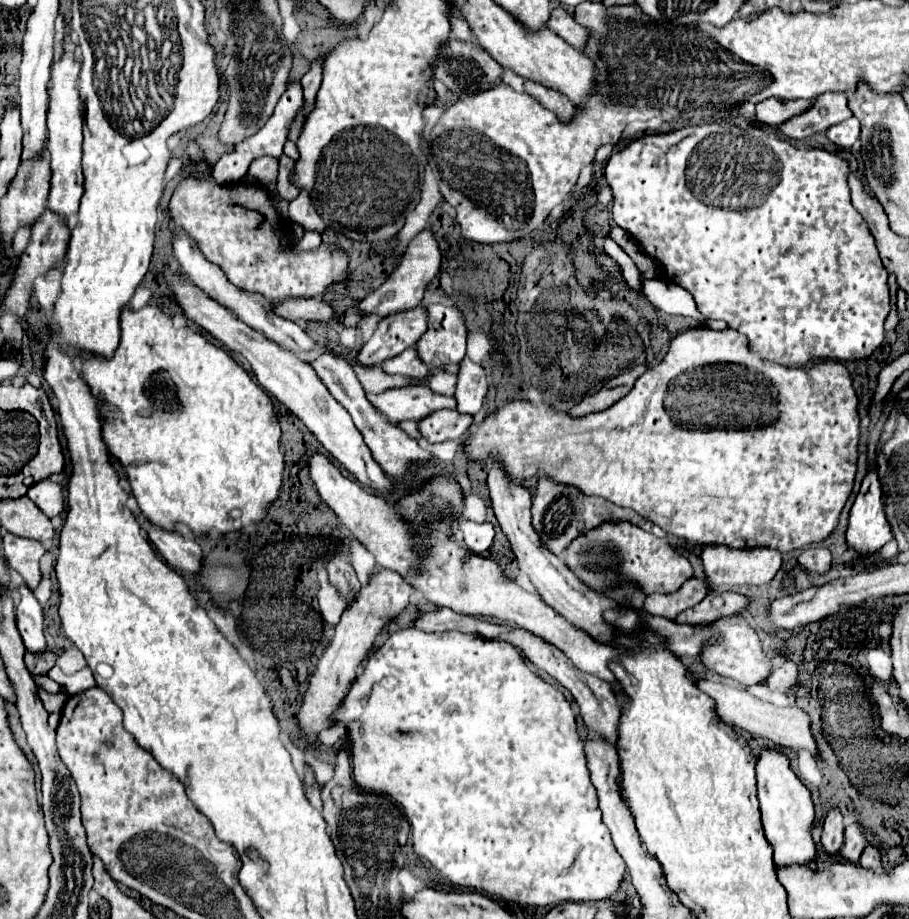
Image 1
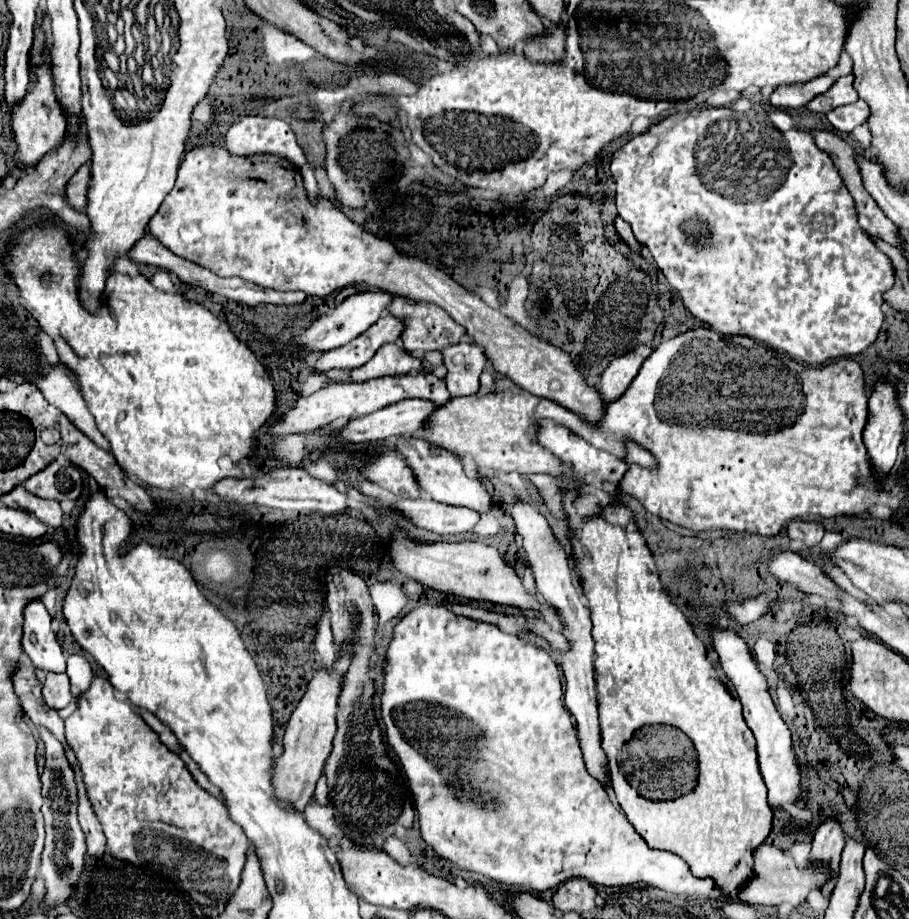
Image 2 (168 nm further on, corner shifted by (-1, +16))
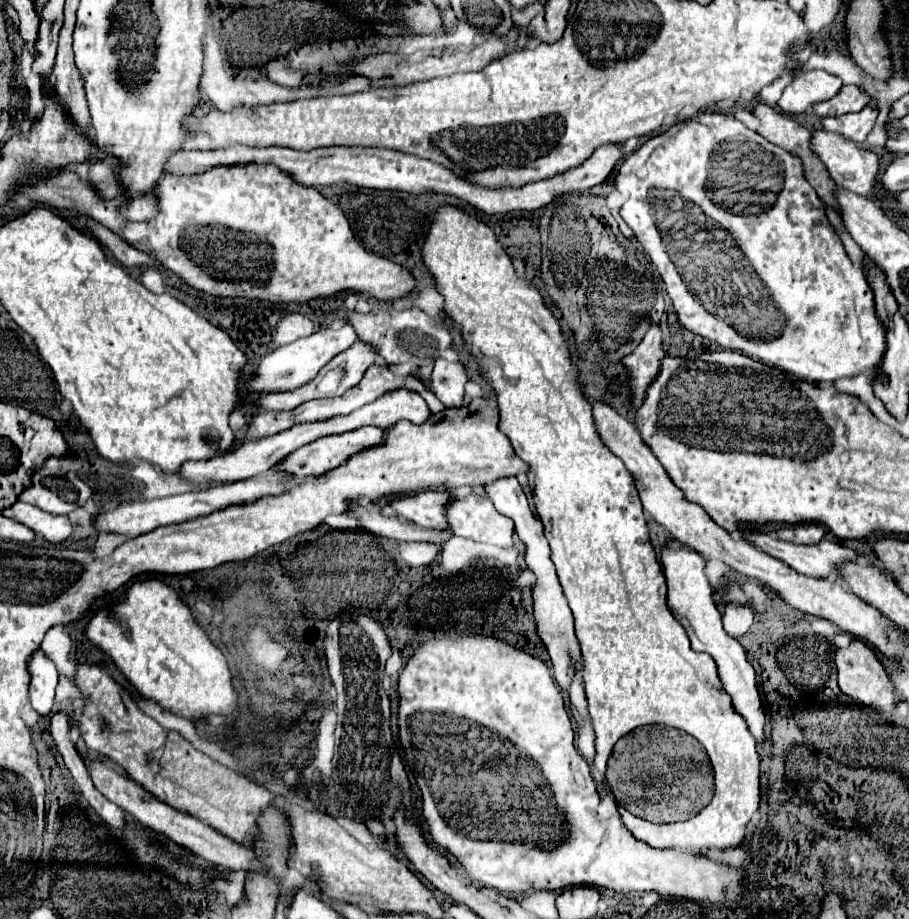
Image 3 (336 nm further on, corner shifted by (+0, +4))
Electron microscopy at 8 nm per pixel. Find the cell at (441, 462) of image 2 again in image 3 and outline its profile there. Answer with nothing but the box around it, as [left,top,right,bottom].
[446,494,514,548]

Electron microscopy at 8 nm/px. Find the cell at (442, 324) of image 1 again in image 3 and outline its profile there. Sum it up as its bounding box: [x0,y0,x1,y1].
[346,308,452,366]

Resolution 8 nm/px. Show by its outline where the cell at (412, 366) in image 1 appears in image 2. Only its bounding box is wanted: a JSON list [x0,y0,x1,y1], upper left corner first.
[351,342,421,382]

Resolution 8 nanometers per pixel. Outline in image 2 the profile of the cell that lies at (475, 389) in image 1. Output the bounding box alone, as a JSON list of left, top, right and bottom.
[443,344,485,398]

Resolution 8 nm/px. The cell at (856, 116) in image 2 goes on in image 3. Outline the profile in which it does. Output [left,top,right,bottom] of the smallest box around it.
[822,106,878,142]

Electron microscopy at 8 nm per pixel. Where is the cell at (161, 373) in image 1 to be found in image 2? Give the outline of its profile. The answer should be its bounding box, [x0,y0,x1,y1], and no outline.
[7,226,275,488]

